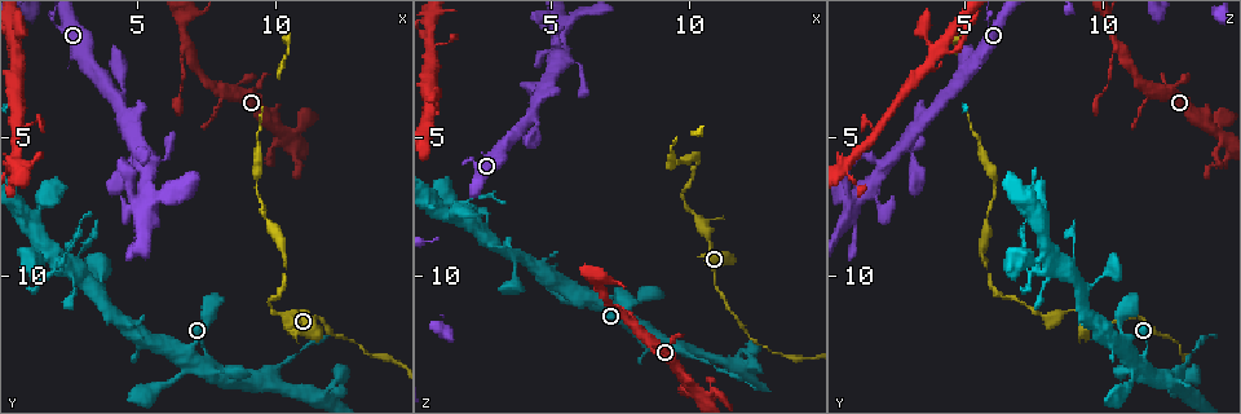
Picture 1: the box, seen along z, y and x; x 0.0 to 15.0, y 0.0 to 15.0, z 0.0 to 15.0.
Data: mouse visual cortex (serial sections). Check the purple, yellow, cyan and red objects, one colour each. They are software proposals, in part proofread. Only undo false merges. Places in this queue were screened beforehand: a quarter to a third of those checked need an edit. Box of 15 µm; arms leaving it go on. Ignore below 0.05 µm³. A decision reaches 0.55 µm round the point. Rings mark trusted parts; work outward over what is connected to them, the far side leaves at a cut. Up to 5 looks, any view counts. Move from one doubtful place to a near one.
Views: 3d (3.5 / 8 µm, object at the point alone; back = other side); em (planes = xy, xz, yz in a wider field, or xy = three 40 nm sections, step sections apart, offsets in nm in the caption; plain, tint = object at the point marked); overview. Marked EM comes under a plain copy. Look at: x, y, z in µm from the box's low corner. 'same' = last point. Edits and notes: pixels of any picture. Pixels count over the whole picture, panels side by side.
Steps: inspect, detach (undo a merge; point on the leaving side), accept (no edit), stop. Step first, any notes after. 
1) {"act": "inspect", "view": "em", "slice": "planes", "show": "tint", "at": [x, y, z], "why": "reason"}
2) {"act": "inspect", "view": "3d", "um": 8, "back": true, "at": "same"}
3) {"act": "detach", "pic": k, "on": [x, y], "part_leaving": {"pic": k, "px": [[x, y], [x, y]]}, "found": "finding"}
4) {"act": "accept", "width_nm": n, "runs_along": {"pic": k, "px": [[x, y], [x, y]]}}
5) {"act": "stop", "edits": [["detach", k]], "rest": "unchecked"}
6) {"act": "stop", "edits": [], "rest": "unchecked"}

{"act": "inspect", "view": "3d", "um": 3.5, "back": true, "at": [6.9, 1.9, 10.6], "why": "thick turns thin"}

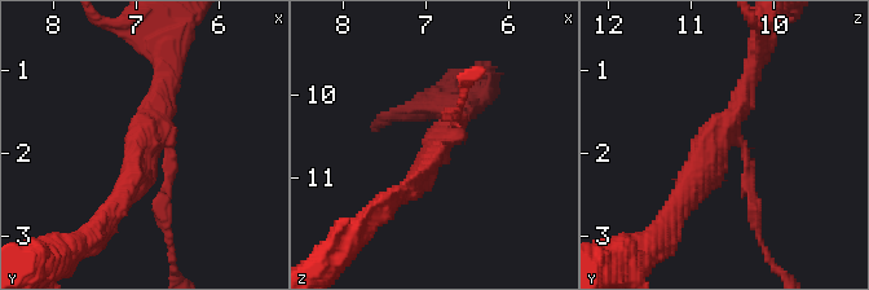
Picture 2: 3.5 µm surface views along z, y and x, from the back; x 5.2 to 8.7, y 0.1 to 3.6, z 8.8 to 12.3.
{"act": "inspect", "view": "em", "slice": "xy", "step": 2, "show": "tint", "at": [6.85, 1.90, 10.65], "arms": 3, "arm_widths_nm": [150, 250, 300], "why": "shape alone is not enough"}

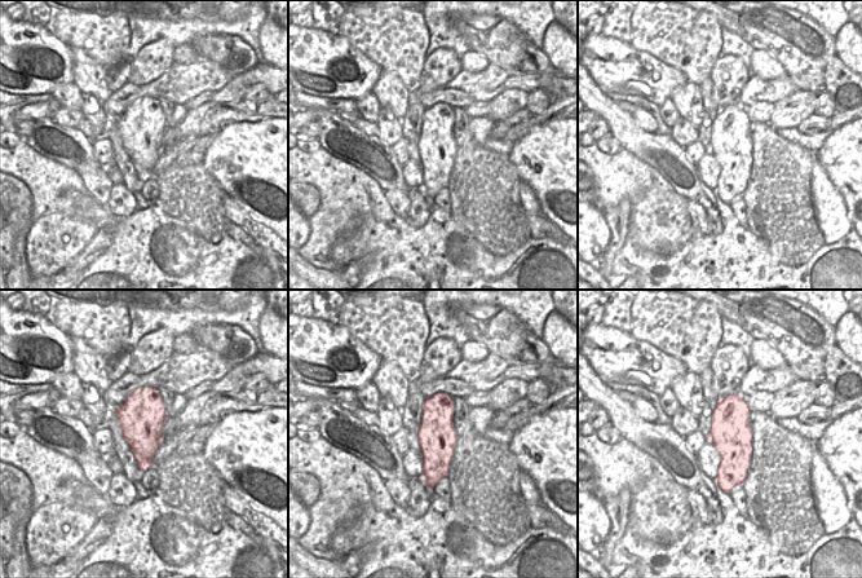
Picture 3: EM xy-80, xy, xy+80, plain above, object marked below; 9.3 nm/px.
{"act": "inspect", "view": "em", "slice": "planes", "show": "tint", "at": "same"}

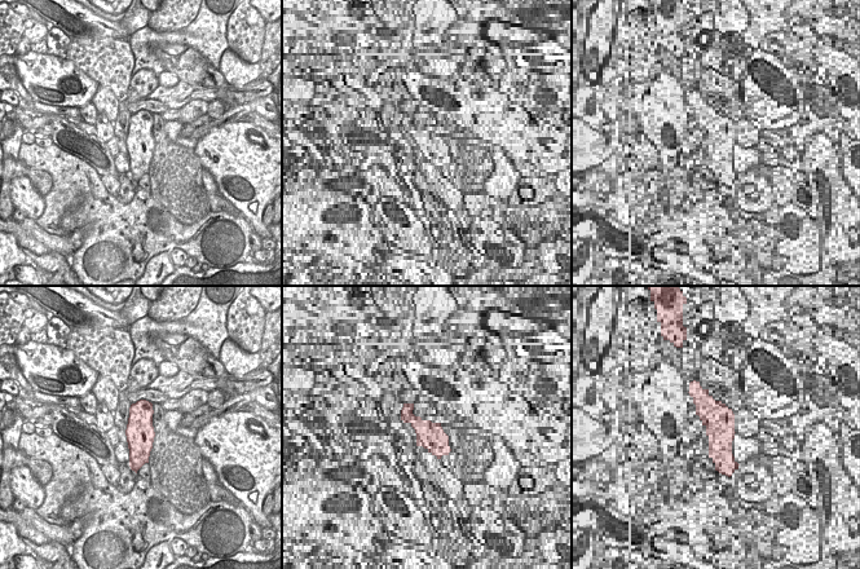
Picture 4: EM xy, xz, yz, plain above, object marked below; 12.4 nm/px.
{"act": "detach", "pic": 2, "on": [166, 206], "part_leaving": {"pic": 2, "px": [[170, 161], [162, 224], [173, 267]]}, "found": "two cells meet here"}

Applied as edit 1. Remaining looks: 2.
{"act": "inspect", "view": "3d", "um": 3.5, "at": [10.5, 11.6, 8.4], "why": "narrows sharply"}

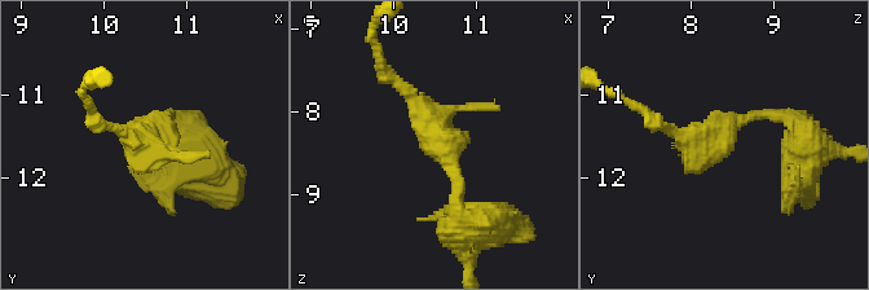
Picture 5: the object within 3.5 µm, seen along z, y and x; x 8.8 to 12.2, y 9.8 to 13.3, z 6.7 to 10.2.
{"act": "inspect", "view": "em", "slice": "xy", "step": 5, "show": "tint", "at": [10.55, 11.50, 8.30]}

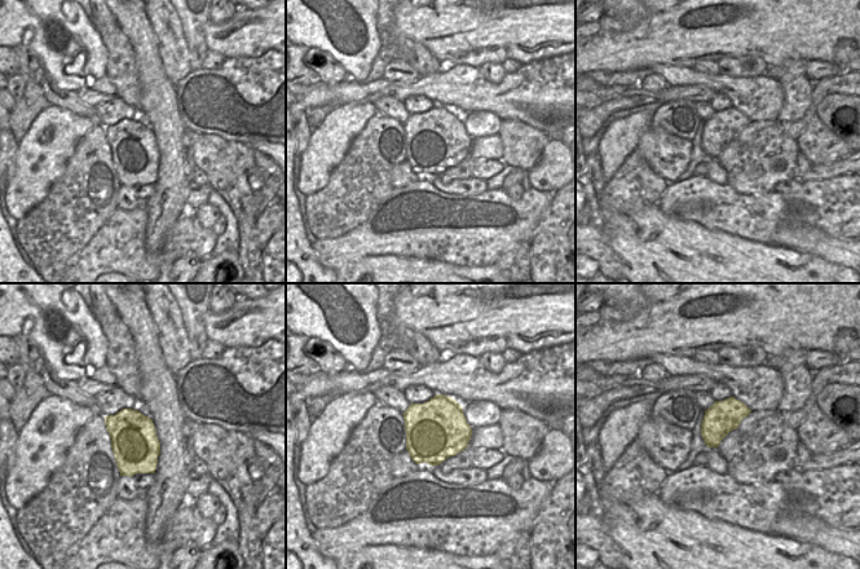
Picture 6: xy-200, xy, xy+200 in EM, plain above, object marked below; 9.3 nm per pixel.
{"act": "accept", "runs_along": {"pic": 5, "px": [[457, 212], [445, 146], [386, 73]]}, "found": "one cell here"}

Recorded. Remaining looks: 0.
{"act": "stop", "edits": [["detach", 2]], "rest": "unchecked"}

